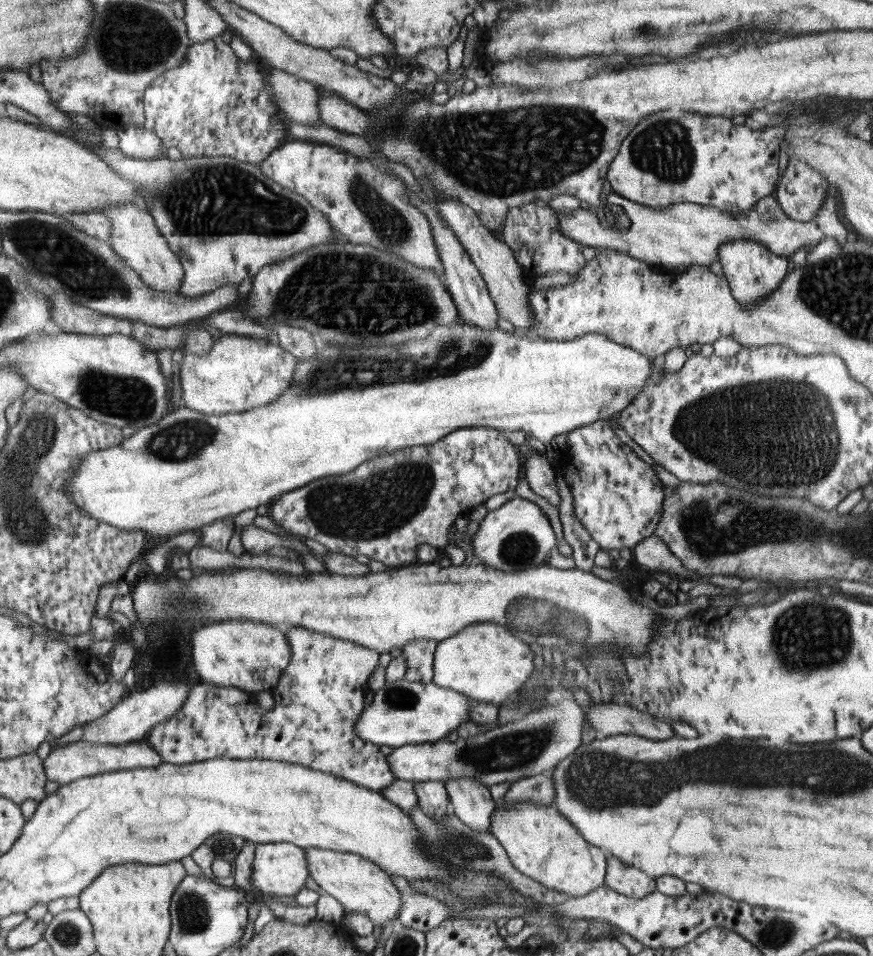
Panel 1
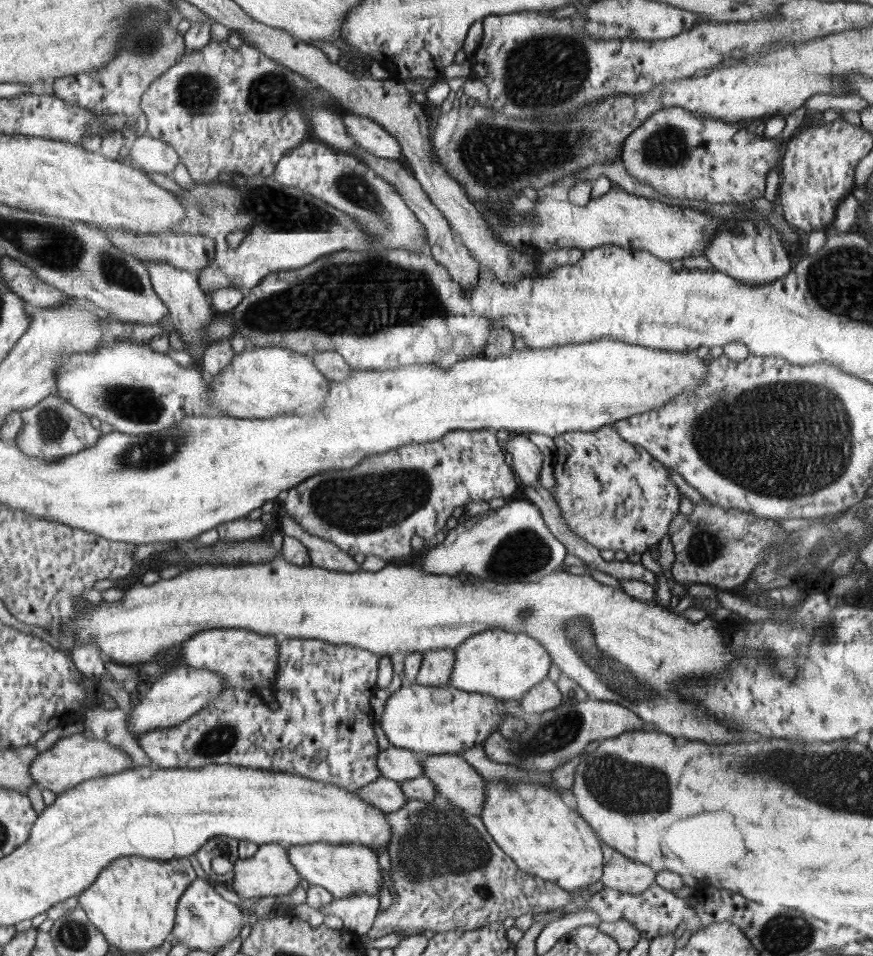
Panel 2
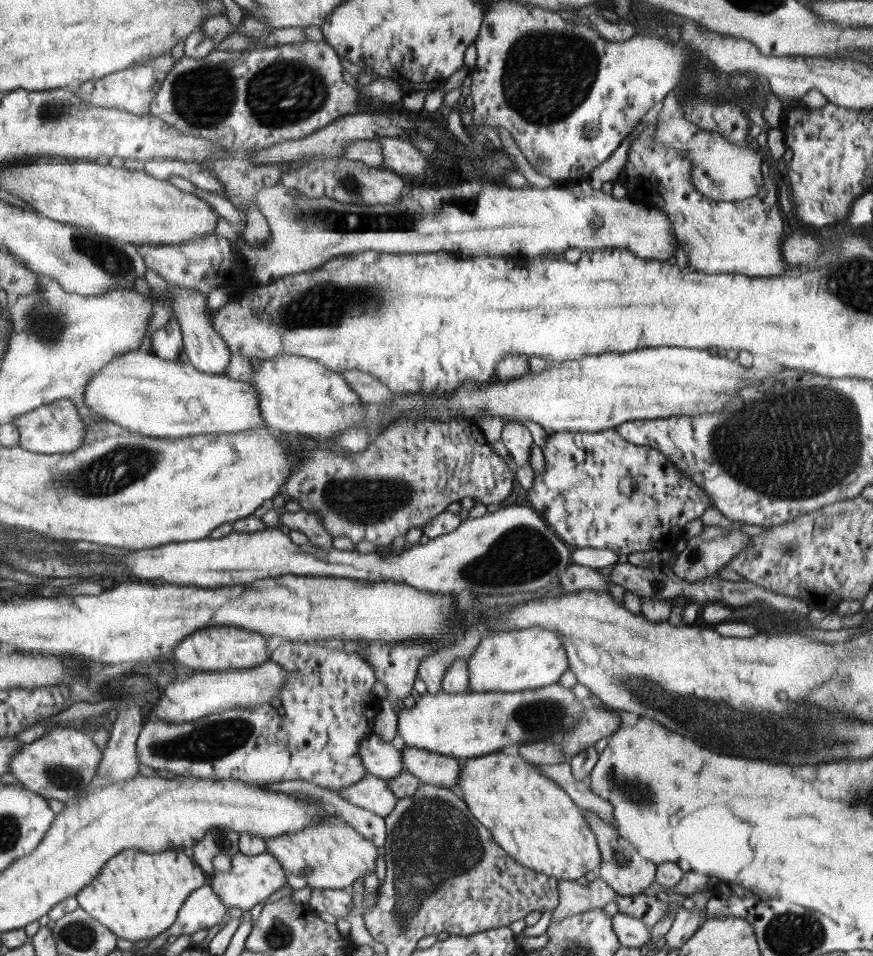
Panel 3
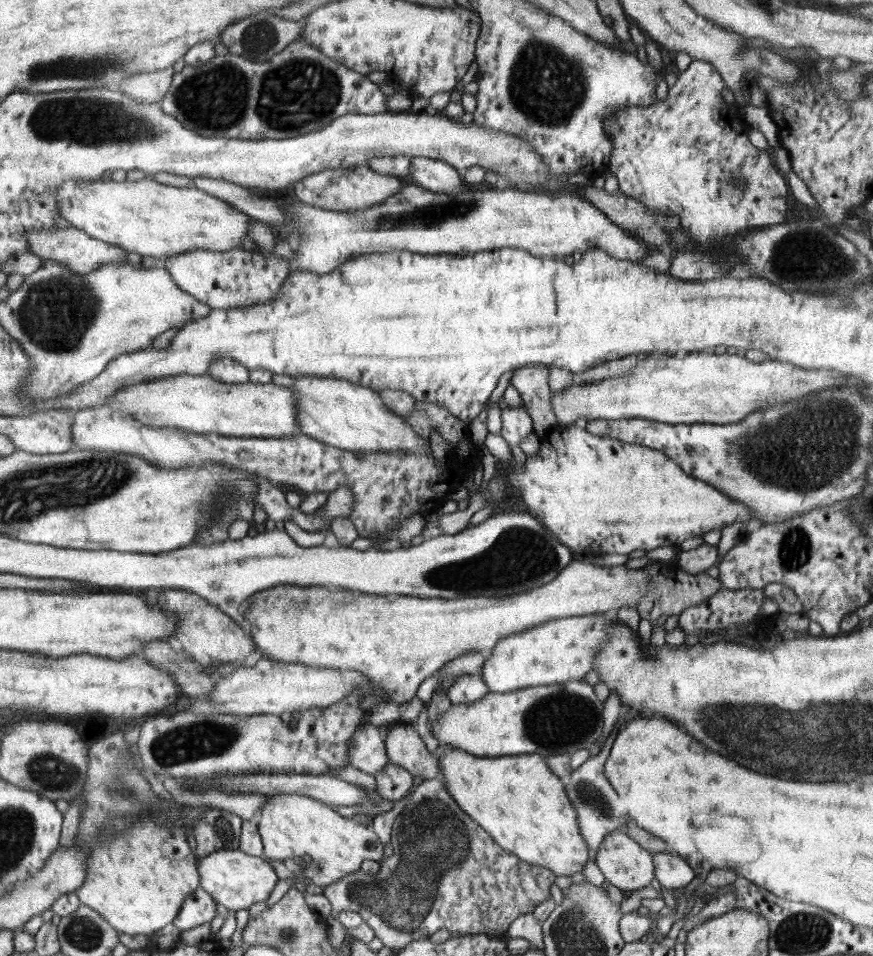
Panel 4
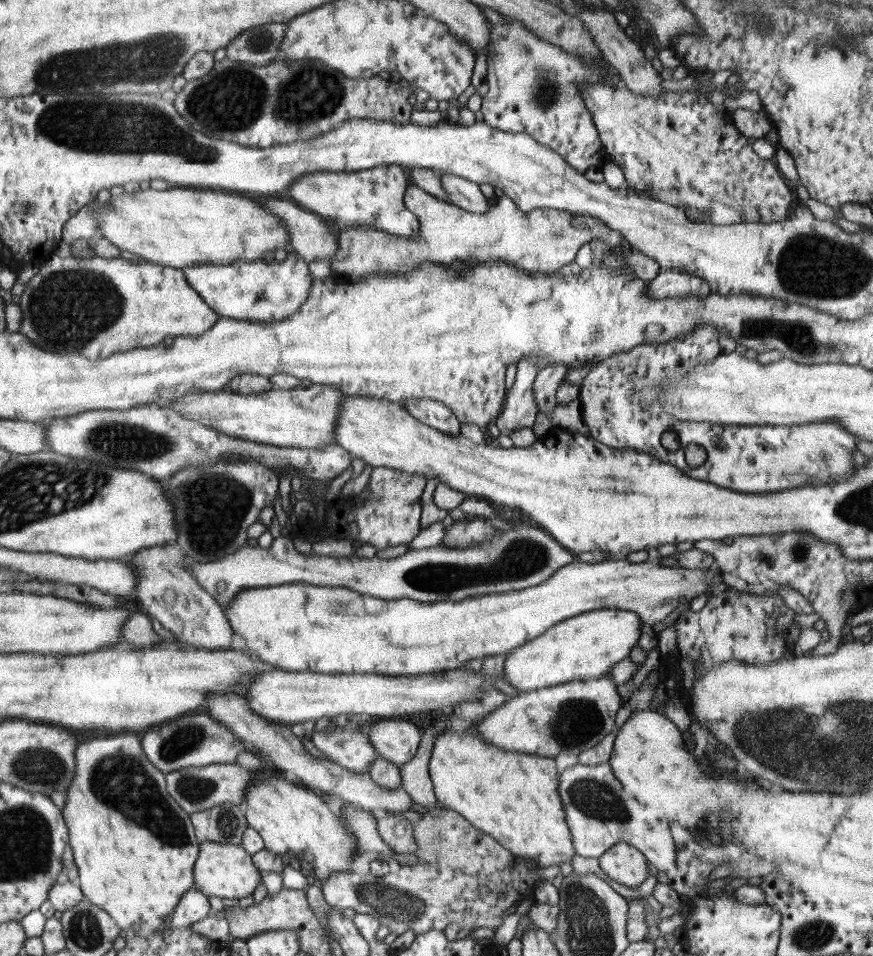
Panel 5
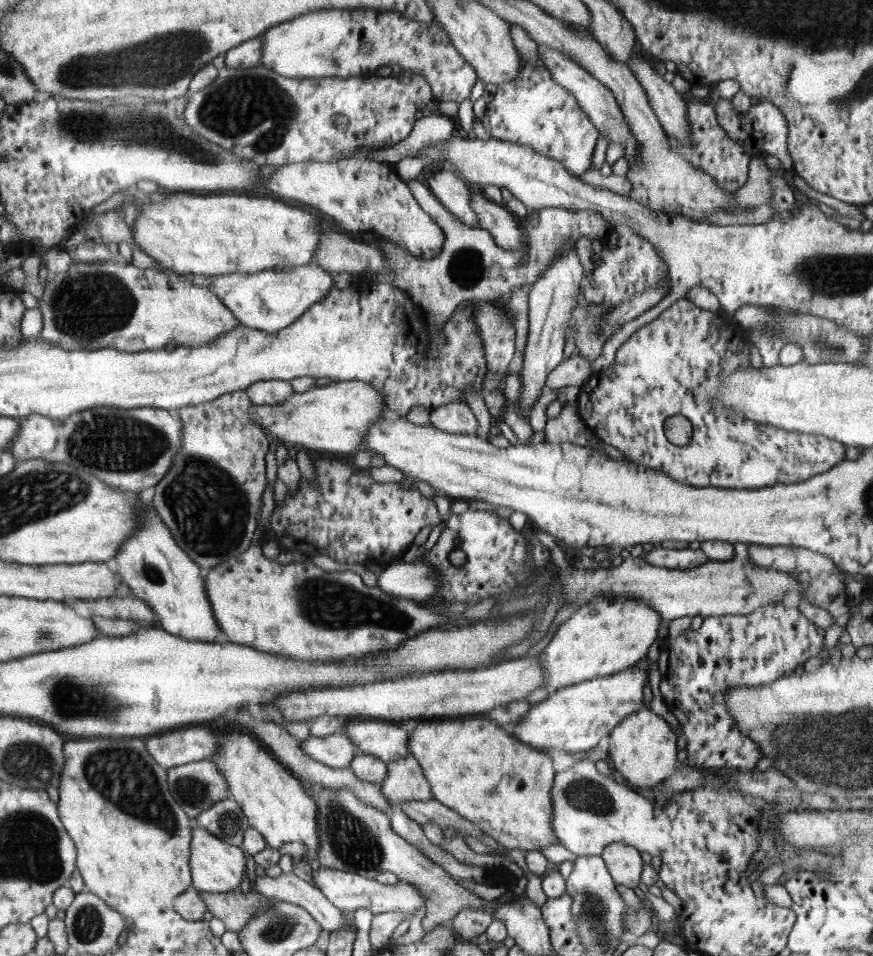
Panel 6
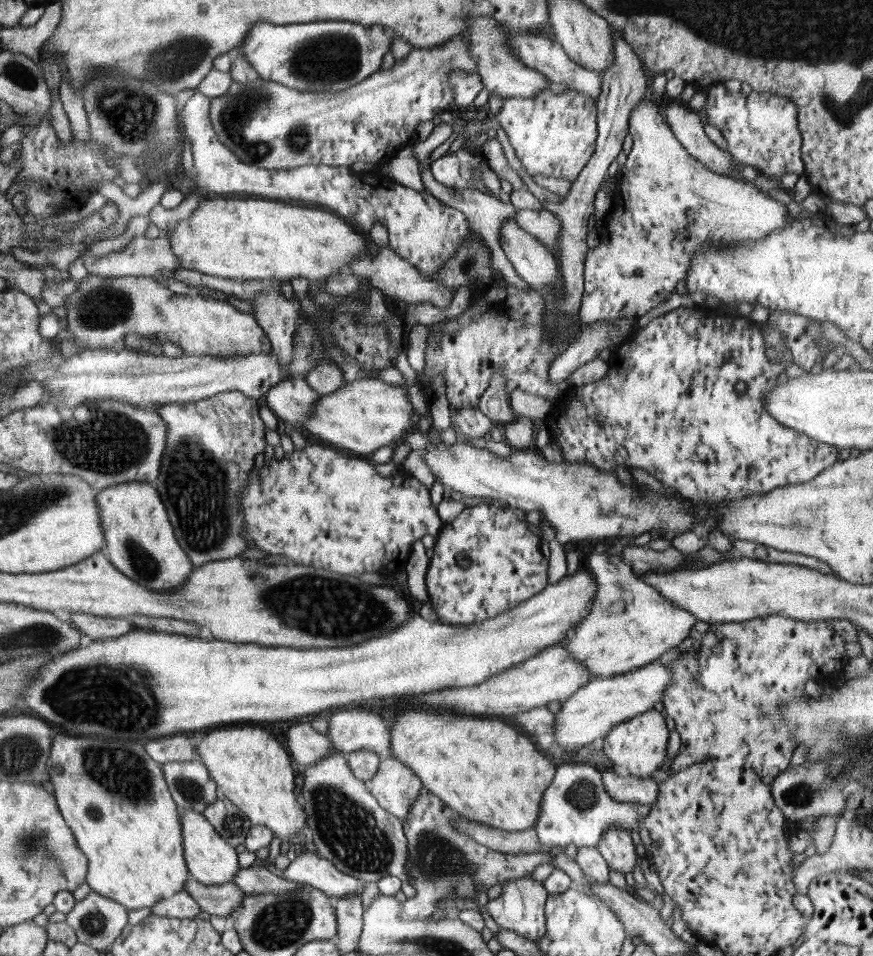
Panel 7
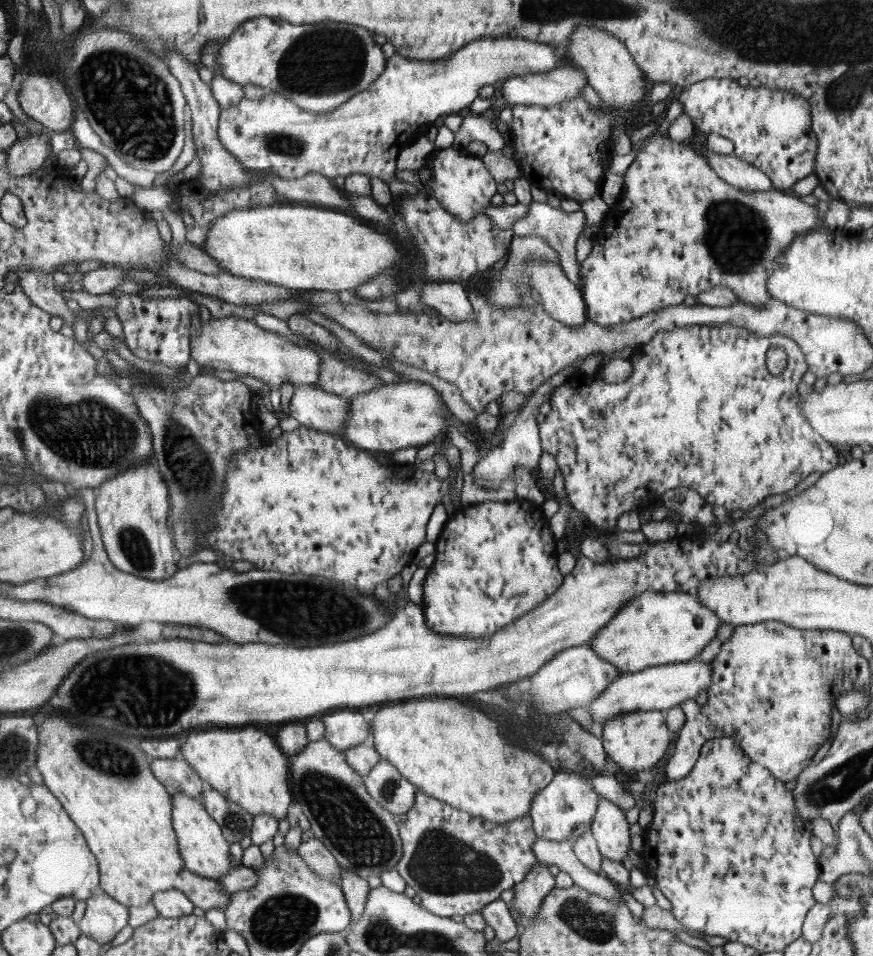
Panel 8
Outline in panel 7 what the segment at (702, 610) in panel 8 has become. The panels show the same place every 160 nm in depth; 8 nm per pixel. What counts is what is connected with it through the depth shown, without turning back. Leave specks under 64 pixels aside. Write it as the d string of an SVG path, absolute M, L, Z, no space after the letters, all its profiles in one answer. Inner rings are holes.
M591 553L588 559L590 571L597 580L597 593L588 616L578 624L562 643L569 653L577 658L594 677L609 677L616 674L632 672L642 666L654 662L670 648L685 647L688 637L694 637L694 624L697 618L683 608L674 606L670 600L664 598L655 586L642 581L631 569L623 557L606 555L606 553Z

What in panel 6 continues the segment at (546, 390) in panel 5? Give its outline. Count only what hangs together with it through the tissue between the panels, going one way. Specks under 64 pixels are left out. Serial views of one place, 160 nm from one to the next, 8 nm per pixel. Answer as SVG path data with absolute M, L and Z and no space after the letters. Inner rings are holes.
M575 353L575 355L564 360L563 364L556 366L548 374L545 384L552 390L571 385L581 388L592 376L592 366L590 366L590 363L590 361Z

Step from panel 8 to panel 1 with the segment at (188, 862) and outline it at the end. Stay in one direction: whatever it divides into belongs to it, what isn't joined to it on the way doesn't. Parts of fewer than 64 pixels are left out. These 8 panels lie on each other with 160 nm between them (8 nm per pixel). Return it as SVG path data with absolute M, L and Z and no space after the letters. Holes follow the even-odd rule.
M286 842L255 845L251 883L260 893L287 897L295 896L302 888L305 888L306 878L310 874L306 850Z

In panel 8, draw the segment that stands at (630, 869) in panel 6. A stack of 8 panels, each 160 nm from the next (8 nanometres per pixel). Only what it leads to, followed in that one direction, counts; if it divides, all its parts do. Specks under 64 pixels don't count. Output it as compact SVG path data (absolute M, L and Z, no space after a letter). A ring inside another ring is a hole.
M599 798L591 834L603 858L624 862L631 846L630 828L623 810L607 798Z

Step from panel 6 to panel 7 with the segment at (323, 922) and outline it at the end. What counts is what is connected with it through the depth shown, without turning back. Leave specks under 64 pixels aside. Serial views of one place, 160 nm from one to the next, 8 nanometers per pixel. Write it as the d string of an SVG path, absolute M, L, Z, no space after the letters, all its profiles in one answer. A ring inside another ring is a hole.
M242 868L236 877L233 878L233 884L244 891L246 896L258 894L288 894L292 890L302 888L302 884L278 877L274 872L264 868Z

